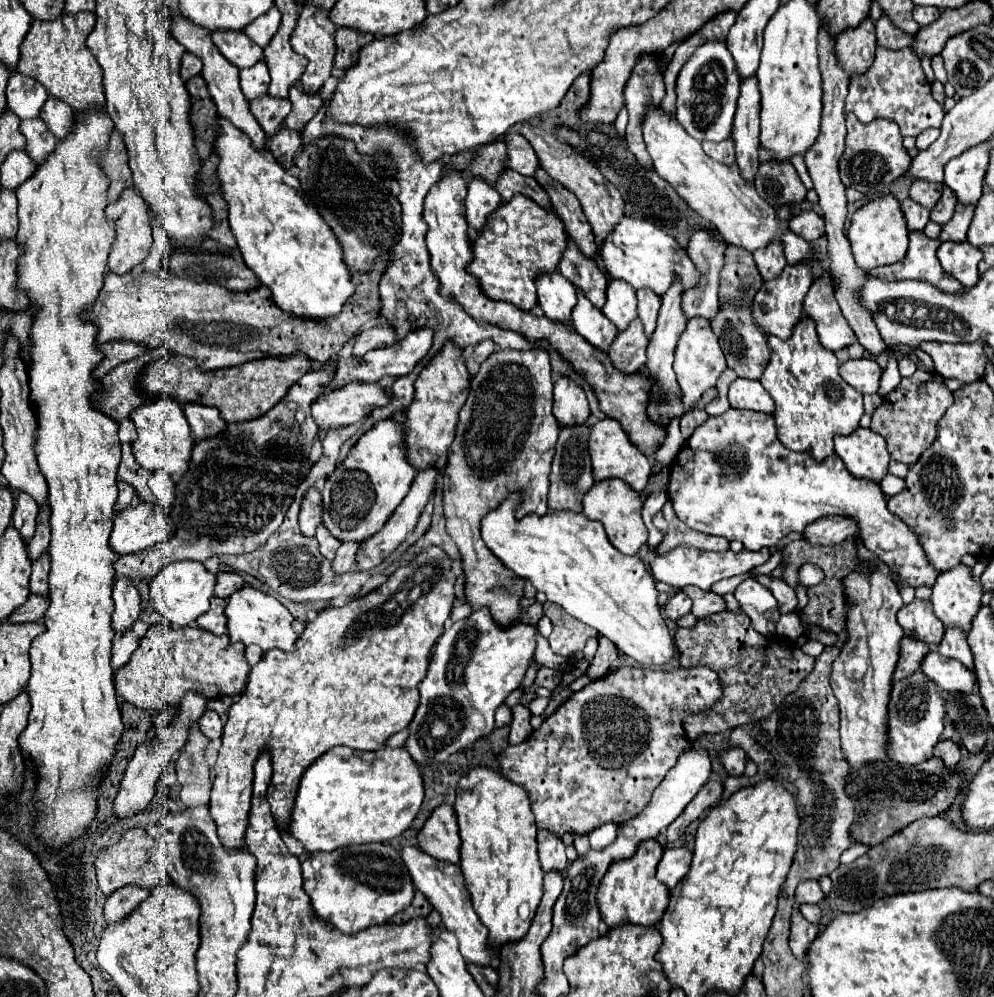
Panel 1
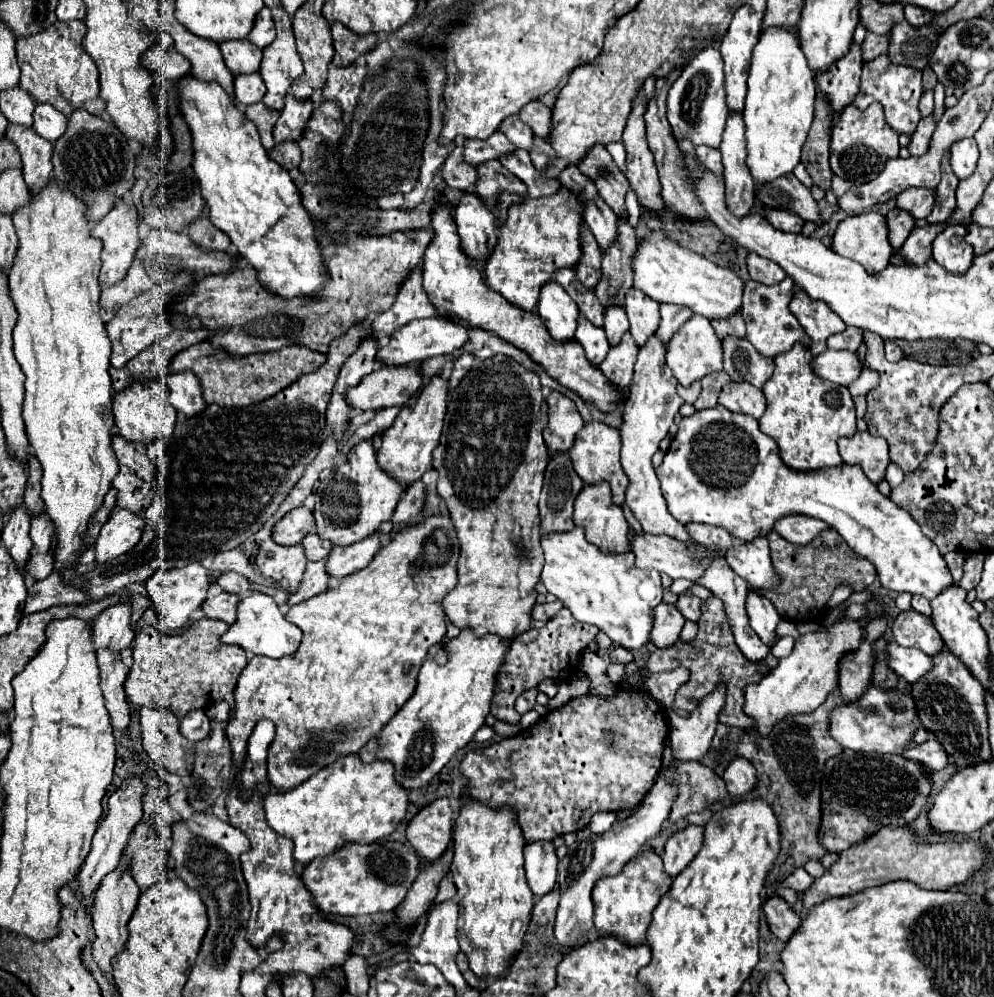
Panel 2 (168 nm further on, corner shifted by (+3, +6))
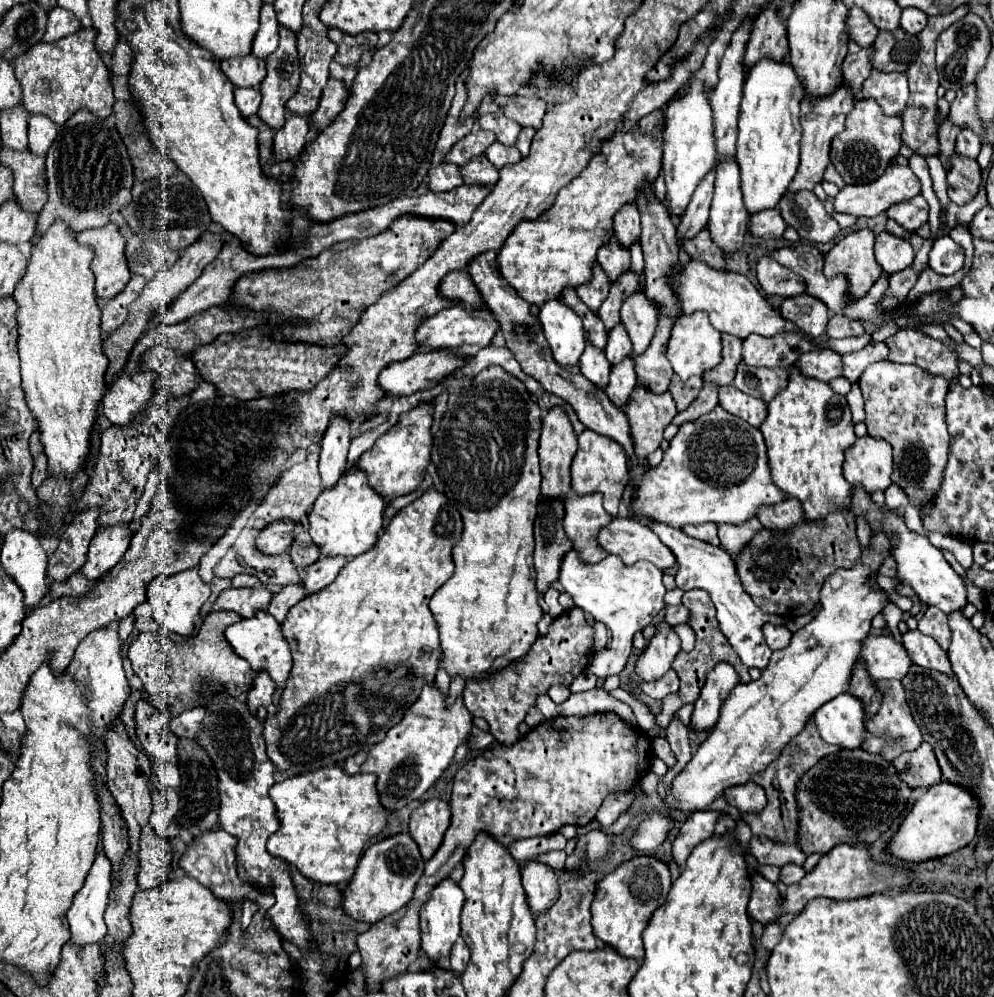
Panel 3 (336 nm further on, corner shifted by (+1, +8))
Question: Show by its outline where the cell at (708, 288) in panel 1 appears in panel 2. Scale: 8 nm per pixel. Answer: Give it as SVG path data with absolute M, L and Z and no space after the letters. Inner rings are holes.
M660 304L662 312L662 322L656 330L656 336L662 340L662 344L668 344L672 334L692 316L690 310L682 310L682 306L670 306L670 304Z

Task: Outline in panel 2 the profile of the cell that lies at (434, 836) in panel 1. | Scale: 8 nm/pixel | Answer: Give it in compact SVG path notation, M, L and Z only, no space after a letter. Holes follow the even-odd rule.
M438 798L424 806L406 828L408 842L424 860L440 858L452 838L454 810L448 798Z

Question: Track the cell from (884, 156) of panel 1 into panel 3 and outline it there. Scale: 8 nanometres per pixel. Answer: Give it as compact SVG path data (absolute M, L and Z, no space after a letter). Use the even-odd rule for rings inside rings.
M856 100L854 110L848 114L846 128L832 140L830 162L836 166L840 176L846 184L868 184L874 182L884 174L890 166L890 160L898 156L902 140L902 118L900 116L886 116L876 100Z

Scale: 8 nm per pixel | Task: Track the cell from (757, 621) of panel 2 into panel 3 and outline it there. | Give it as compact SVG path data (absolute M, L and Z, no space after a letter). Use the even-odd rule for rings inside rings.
M764 624L762 626L762 632L764 632L764 638L768 642L768 646L772 650L780 650L780 648L786 648L790 644L790 638L792 638L792 632L786 628L786 626L774 626L774 624Z

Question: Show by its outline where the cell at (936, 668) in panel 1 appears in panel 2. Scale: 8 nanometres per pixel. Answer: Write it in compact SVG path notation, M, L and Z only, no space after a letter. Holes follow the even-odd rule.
M892 640L888 644L886 652L888 652L888 660L886 660L888 668L904 682L912 684L918 678L922 678L922 674L926 674L926 670L930 670L932 658L926 658L926 654L922 654L922 650L906 650Z

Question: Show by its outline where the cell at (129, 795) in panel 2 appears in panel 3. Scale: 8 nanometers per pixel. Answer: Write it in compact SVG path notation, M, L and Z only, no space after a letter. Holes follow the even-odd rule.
M104 852L96 854L96 860L84 880L84 886L74 894L74 902L68 910L72 942L78 946L98 942L106 936L104 908L108 906L112 862Z

